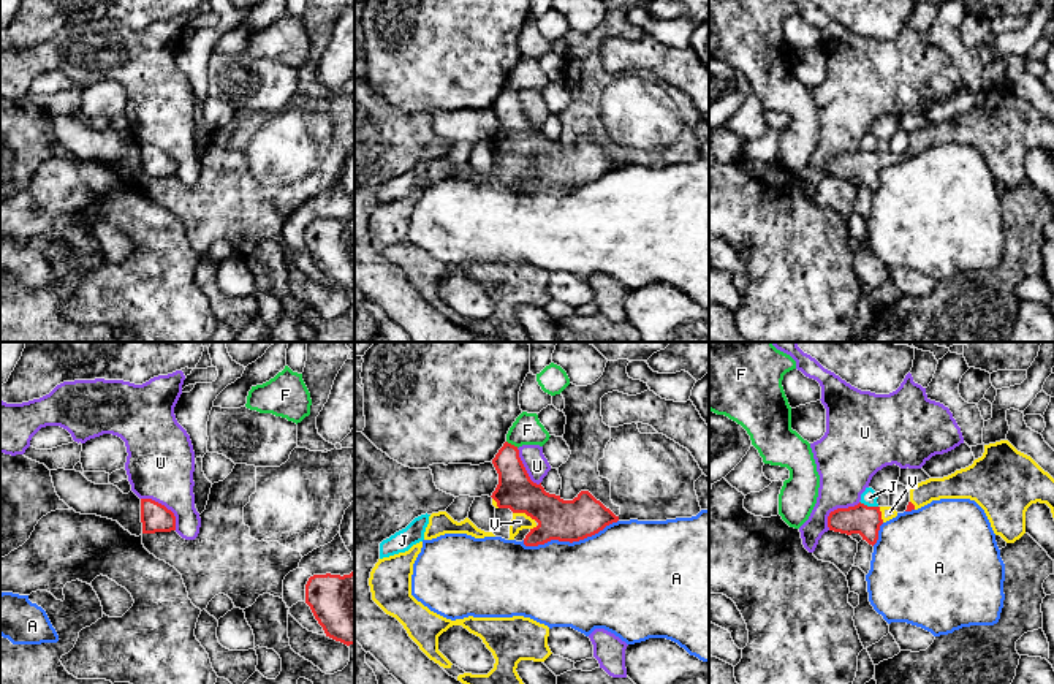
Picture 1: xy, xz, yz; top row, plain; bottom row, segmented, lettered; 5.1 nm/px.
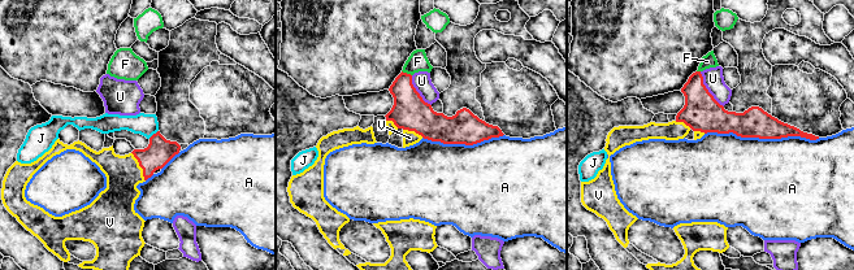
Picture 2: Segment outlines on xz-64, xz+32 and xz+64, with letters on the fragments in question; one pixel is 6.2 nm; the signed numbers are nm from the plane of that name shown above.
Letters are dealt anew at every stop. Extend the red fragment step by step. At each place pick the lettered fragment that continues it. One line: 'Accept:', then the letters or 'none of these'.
Accept: V

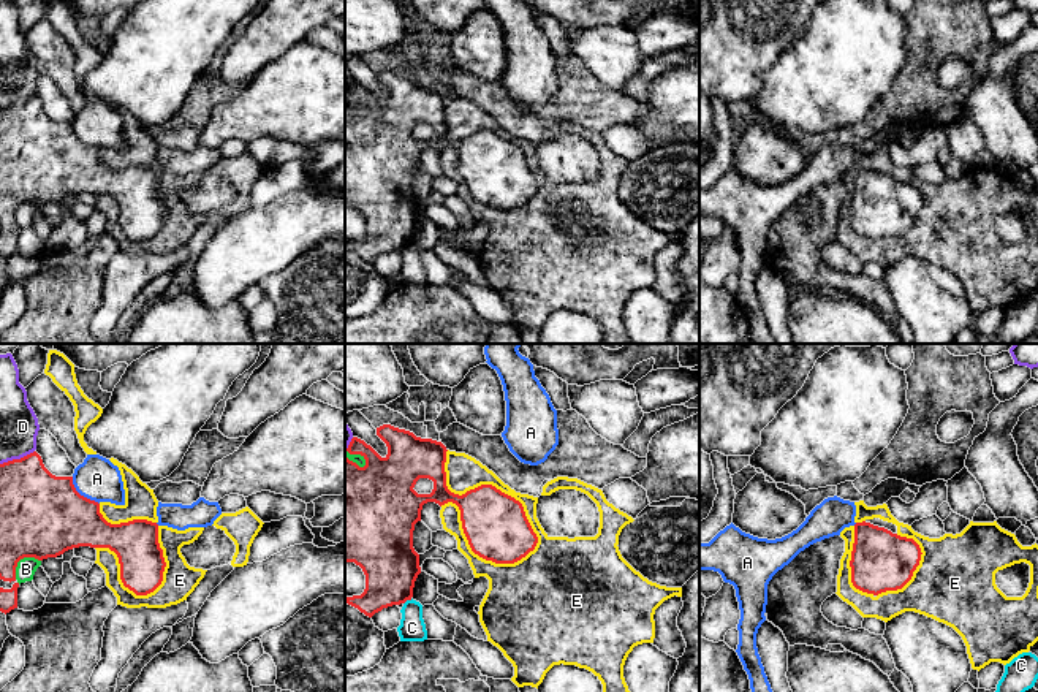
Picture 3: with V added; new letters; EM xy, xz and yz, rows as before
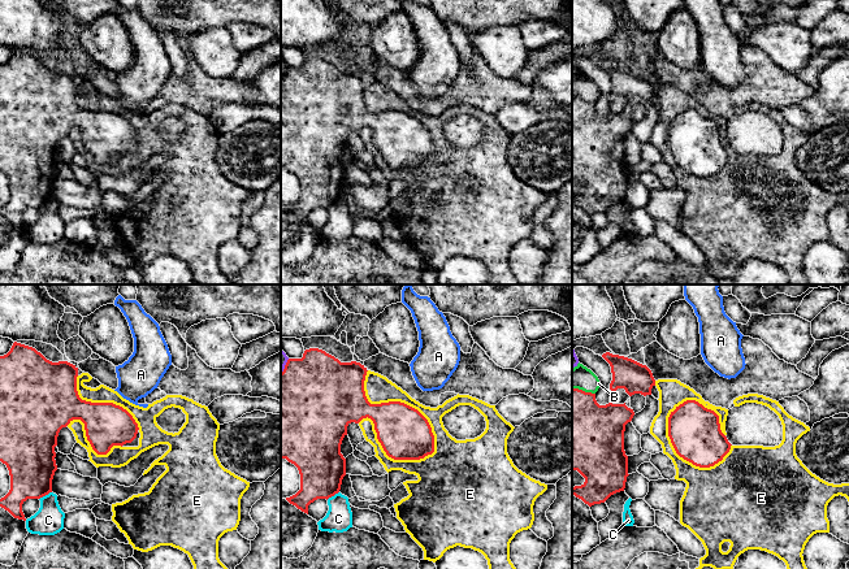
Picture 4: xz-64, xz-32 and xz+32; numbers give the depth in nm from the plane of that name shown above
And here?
Accept: none of these

